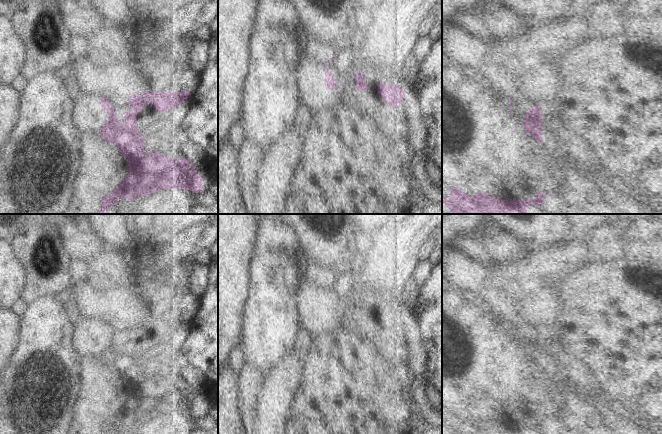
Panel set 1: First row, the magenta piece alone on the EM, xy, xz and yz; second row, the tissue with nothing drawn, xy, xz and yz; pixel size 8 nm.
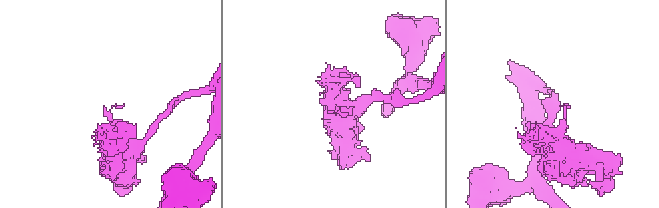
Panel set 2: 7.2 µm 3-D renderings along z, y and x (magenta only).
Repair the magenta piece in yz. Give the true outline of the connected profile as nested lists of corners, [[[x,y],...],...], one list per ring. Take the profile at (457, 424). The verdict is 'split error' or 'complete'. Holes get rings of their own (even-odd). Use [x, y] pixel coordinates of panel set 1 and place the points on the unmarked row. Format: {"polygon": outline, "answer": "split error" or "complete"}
{"polygon": [[[451,411],[449,420],[446,421],[442,417],[442,434],[444,434],[444,431],[446,429],[449,430],[450,434],[528,434],[531,428],[535,428],[537,431],[539,431],[546,421],[546,419],[539,416],[537,417],[535,424],[508,425],[499,421],[491,420],[487,417],[477,417],[474,419],[470,419],[466,418],[465,416],[456,411]]], "answer": "complete"}

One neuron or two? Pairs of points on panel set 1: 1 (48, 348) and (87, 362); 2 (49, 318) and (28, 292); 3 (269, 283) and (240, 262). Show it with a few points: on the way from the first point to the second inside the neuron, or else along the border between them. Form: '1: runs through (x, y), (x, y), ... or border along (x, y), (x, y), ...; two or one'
1: border along (81, 356), (80, 384); two
2: border along (57, 295), (42, 295), (26, 304); two
3: border along (253, 245), (248, 260), (246, 291); two

